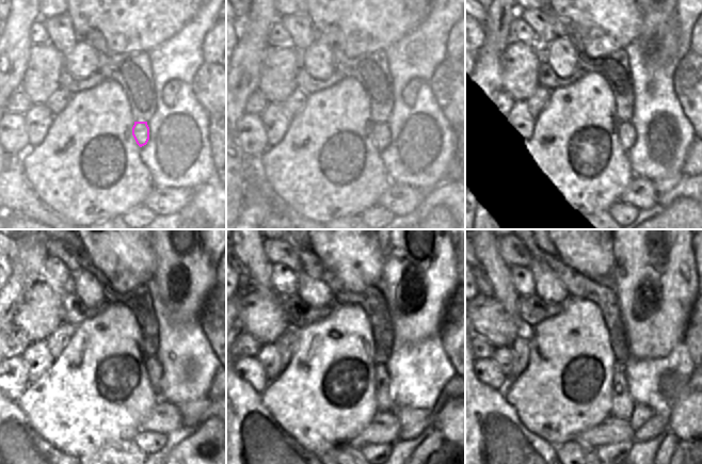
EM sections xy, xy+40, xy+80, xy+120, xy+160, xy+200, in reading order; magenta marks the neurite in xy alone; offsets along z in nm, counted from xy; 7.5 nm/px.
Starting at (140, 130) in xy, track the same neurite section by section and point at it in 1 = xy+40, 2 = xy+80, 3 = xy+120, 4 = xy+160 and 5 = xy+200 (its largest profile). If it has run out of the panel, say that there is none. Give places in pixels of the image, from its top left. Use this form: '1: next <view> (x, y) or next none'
1: next xy+40 (381, 133)
2: next xy+80 (625, 132)
3: next xy+120 (149, 372)
4: next xy+160 (383, 399)
5: next xy+200 (622, 404)

